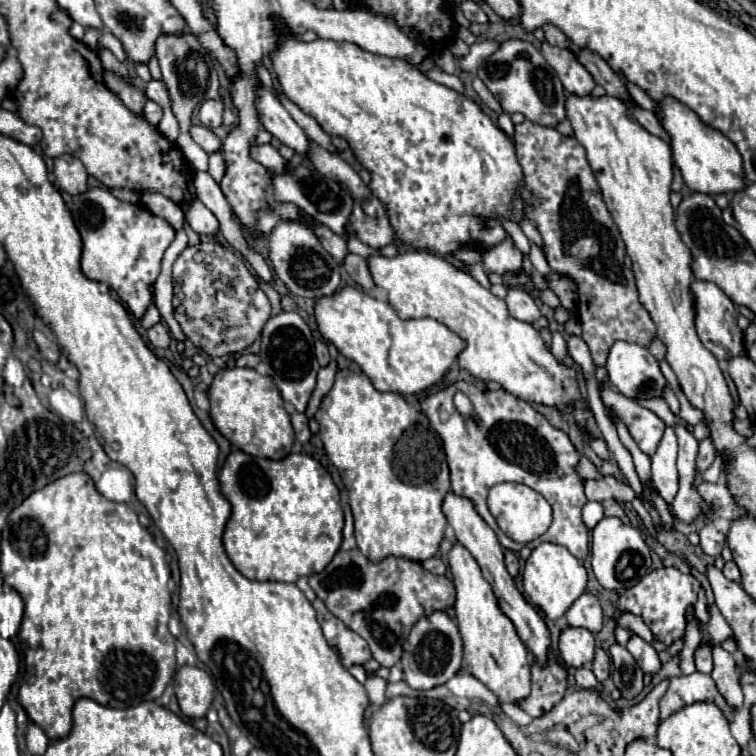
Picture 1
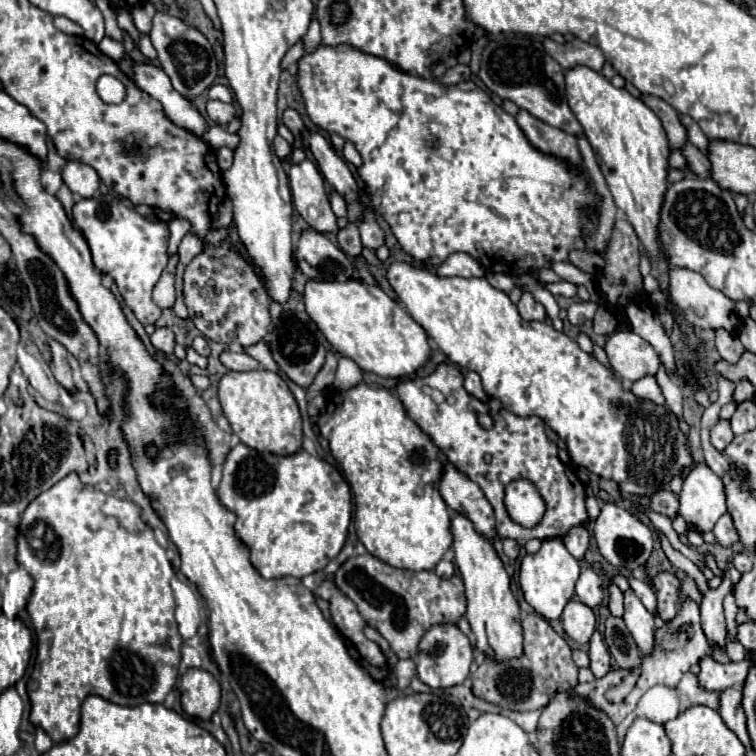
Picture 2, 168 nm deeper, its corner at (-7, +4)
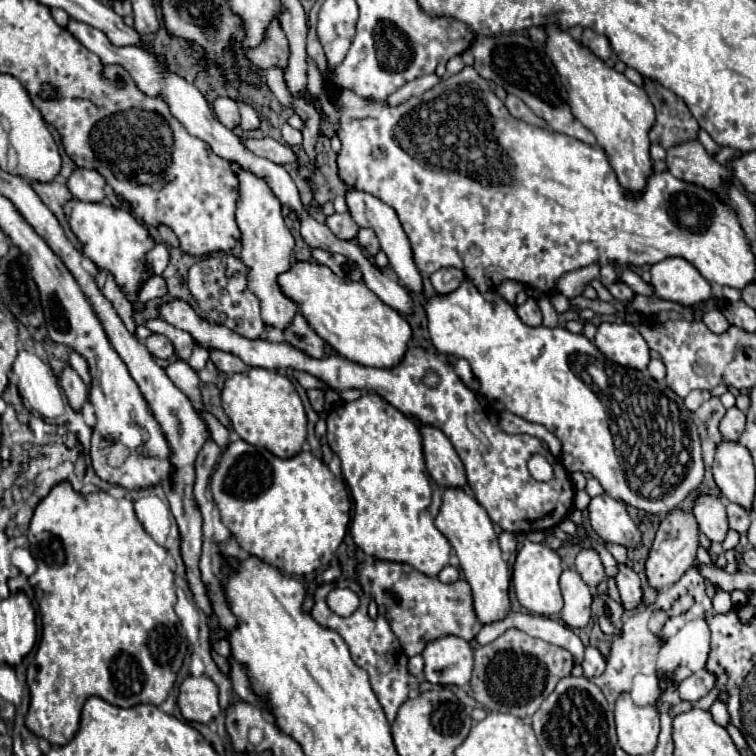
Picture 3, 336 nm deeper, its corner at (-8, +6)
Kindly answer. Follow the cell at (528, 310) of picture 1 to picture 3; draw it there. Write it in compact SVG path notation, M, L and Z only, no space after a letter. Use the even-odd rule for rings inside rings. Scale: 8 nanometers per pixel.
M527 298L527 302L517 308L517 314L527 326L541 326L541 310L533 298Z

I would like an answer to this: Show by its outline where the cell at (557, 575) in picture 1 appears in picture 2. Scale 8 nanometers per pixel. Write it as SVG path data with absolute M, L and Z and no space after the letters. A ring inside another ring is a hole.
M550 538L542 542L542 548L536 554L526 554L520 564L520 588L524 594L524 600L546 620L558 620L564 602L574 596L574 584L580 576L580 564L578 560L564 548L564 544L558 538Z

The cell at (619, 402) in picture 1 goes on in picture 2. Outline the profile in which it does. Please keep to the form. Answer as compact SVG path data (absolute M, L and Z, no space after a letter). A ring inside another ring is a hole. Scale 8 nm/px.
M644 376L642 380L633 383L631 390L638 398L648 398L656 404L664 404L664 396L656 382L656 376Z

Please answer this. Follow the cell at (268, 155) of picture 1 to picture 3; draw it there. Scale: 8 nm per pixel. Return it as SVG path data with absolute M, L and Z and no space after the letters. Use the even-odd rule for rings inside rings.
M285 124L285 126L281 128L281 134L283 134L285 144L289 144L289 146L301 144L301 132L299 132L299 130L295 130L295 128L291 128L289 124Z

